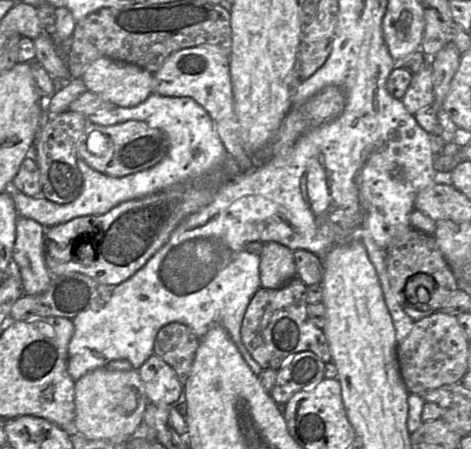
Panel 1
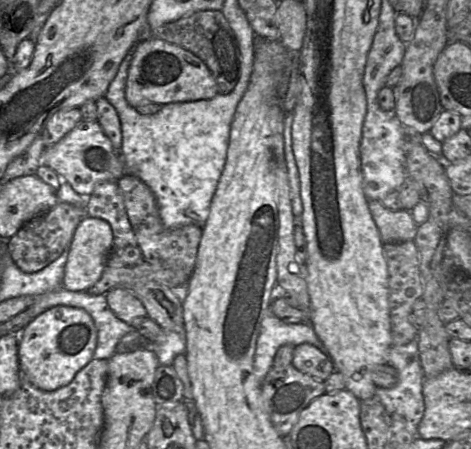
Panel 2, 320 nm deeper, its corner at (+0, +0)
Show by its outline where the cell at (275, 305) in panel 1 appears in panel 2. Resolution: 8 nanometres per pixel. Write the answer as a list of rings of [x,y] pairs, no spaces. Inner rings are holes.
[[[309,343],[294,347],[292,365],[319,381],[325,381],[335,370],[328,354]]]

